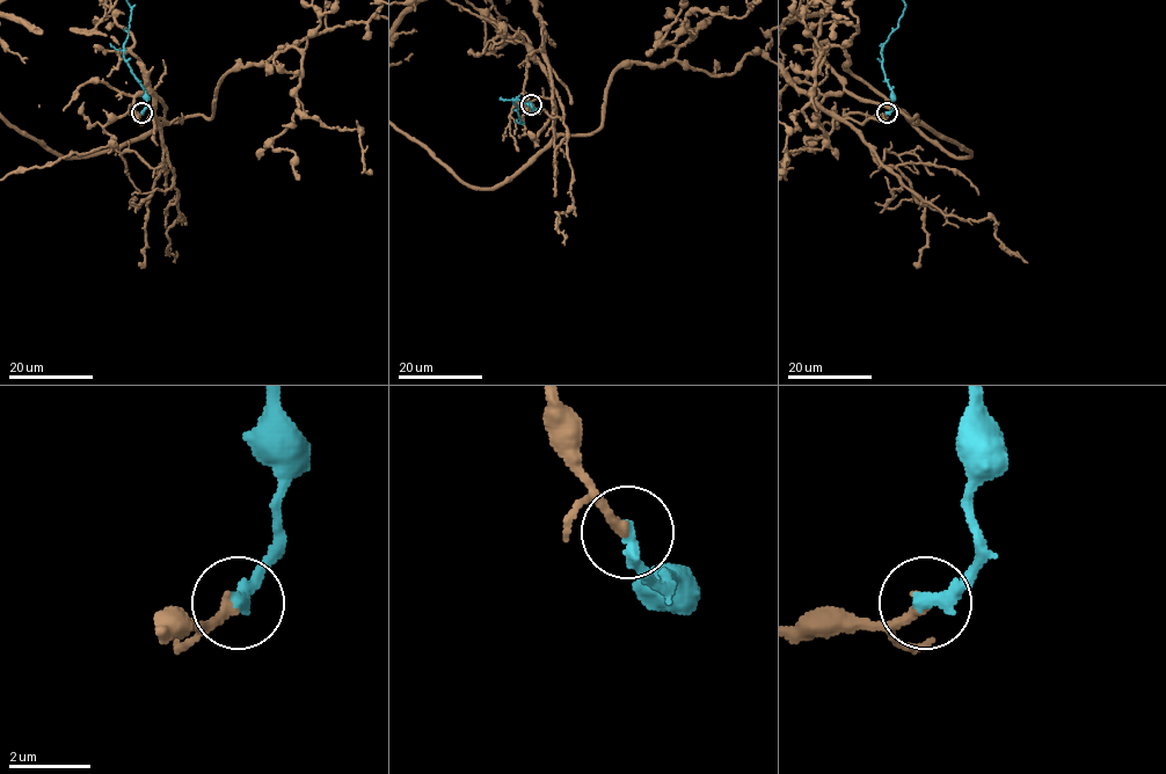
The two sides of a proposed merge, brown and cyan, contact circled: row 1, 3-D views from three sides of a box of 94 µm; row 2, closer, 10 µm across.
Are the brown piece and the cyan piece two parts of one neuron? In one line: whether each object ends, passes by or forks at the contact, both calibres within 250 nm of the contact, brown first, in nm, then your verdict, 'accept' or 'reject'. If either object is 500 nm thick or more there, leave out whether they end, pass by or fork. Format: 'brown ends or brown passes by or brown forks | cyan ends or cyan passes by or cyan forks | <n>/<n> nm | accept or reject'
brown ends | cyan ends | 280/380 nm | accept

